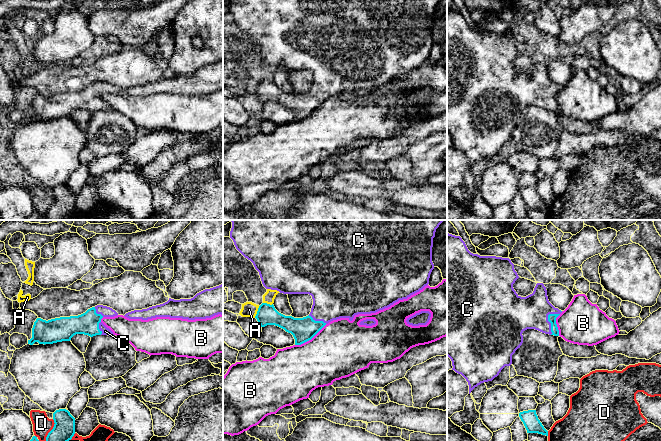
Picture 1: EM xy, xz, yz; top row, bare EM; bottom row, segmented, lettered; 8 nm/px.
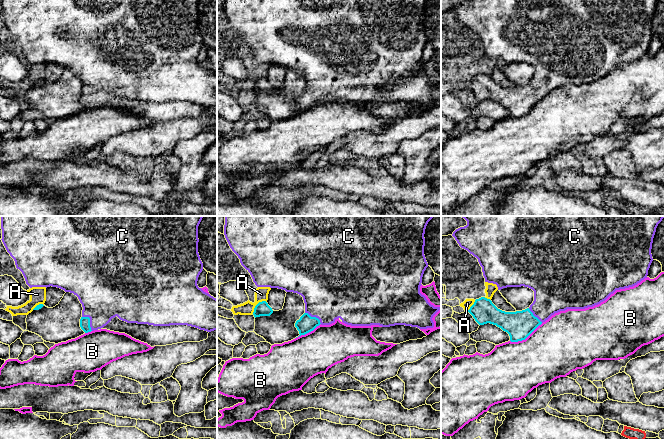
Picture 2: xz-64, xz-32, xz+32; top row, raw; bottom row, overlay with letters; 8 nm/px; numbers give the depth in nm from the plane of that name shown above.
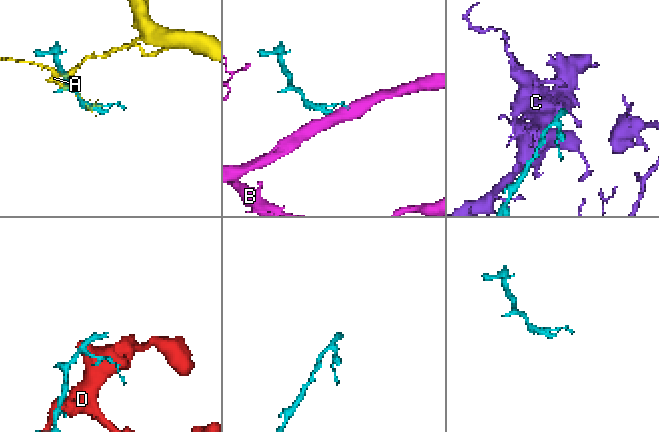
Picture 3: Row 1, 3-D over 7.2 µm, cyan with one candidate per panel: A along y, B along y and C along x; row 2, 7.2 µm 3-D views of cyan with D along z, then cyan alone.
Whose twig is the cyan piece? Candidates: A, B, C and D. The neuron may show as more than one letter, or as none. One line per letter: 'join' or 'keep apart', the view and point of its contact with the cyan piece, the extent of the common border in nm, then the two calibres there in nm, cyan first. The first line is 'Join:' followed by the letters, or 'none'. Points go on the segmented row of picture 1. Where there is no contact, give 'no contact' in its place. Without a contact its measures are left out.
Join: C
A: keep apart; meets cyan in xz at (257, 312); contact 100 nm long; 160 nm thick on the cyan side, 120 nm on the other
B: keep apart; meets cyan in xz at (310, 339); contact 300 nm long; 190 nm thick on the cyan side, 440 nm on the other
C: join; meets cyan in yz at (548, 319); contact 190 nm long; 60 nm thick on the cyan side, 280 nm on the other
D: keep apart; meets cyan in xy at (51, 430); contact 190 nm long; 180 nm thick on the cyan side, 160 nm on the other

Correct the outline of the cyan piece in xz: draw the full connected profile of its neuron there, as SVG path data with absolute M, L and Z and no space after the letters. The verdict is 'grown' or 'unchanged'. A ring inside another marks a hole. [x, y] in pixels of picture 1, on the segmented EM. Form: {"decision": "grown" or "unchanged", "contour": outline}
{"decision": "grown", "contour": "M231 220L232 228L230 238L236 249L248 260L259 272L263 286L266 289L277 290L283 294L309 294L312 296L313 305L308 316L294 318L279 313L274 305L262 303L255 318L261 327L275 325L286 332L291 333L295 339L295 345L301 345L311 340L326 324L340 318L353 320L358 314L371 314L390 307L399 300L407 299L419 292L429 284L429 278L434 264L432 262L433 238L436 229L444 220Z"}

